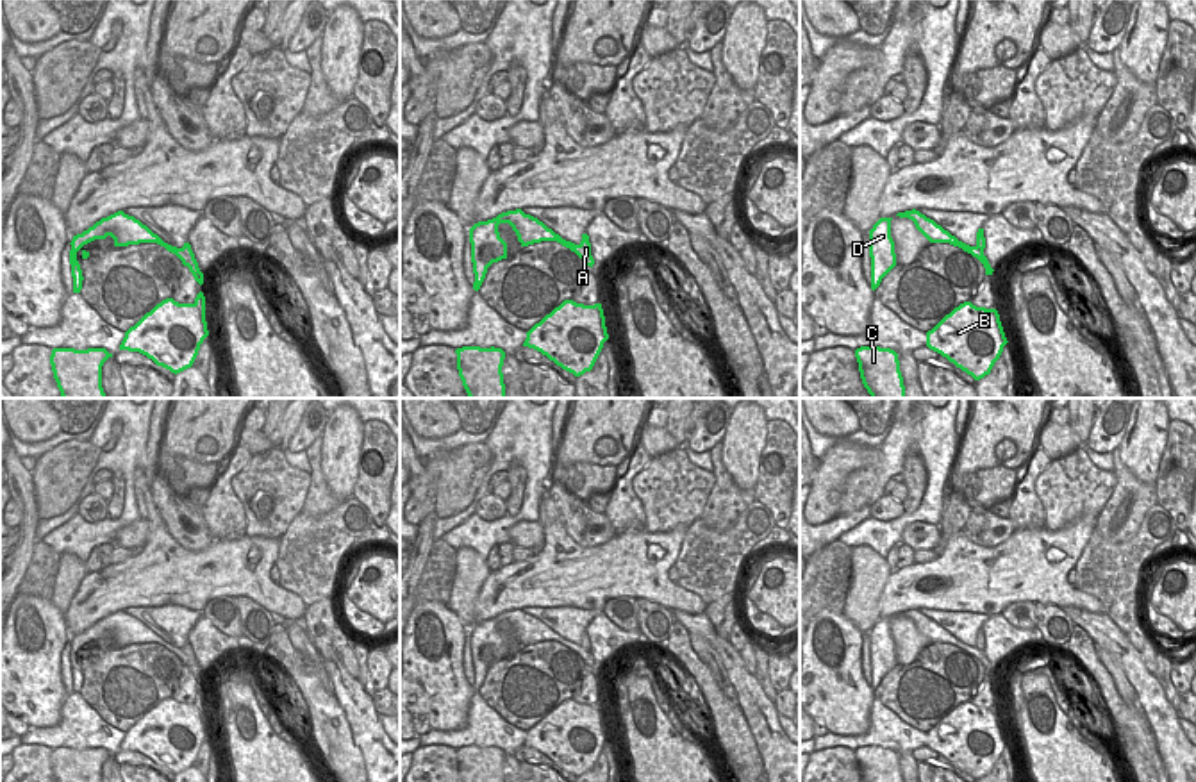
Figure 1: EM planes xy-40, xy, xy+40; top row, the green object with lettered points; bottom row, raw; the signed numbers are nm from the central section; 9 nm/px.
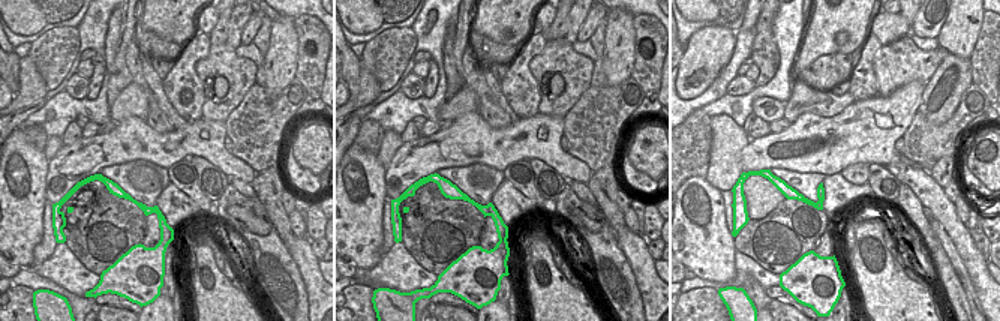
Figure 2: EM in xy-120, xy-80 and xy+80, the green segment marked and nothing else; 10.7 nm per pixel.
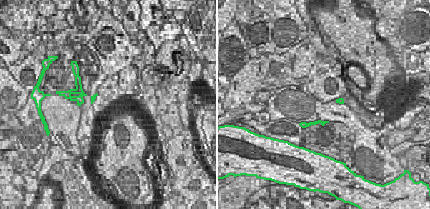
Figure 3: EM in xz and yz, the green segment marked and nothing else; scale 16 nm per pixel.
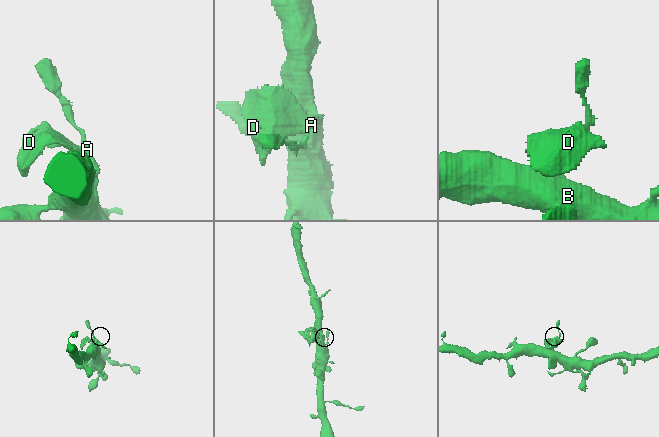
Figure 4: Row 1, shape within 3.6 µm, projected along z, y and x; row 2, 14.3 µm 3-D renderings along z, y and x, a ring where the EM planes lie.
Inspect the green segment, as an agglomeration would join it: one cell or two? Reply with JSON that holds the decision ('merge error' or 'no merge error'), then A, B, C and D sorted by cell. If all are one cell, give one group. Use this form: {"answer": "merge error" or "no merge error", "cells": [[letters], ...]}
{"answer": "merge error", "cells": [["A", "B", "C"], ["D"]]}

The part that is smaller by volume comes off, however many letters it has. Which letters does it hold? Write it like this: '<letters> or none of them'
D.

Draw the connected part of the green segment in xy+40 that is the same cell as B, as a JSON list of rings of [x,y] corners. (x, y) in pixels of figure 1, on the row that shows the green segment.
[[[964,302],[926,332],[926,346],[975,380],[991,373],[1007,337],[996,309]]]

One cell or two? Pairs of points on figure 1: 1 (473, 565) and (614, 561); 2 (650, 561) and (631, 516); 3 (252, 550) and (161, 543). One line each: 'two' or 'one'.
1: two
2: two
3: one

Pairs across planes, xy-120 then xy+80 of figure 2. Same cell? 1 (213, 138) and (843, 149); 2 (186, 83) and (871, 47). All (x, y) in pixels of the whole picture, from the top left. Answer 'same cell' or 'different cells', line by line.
1: same cell
2: same cell

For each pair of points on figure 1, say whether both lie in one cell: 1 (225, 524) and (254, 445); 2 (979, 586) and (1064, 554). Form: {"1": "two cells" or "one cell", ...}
{"1": "two cells", "2": "one cell"}

